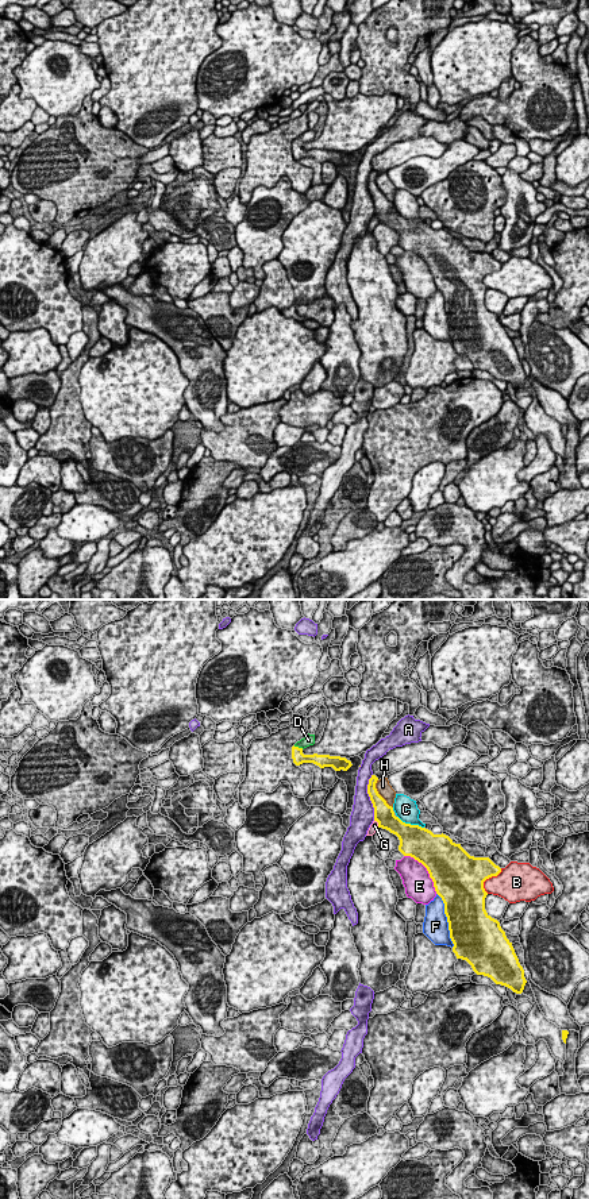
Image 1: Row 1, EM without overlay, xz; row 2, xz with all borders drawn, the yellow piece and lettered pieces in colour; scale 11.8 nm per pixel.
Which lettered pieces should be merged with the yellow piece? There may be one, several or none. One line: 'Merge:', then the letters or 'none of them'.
Merge: D

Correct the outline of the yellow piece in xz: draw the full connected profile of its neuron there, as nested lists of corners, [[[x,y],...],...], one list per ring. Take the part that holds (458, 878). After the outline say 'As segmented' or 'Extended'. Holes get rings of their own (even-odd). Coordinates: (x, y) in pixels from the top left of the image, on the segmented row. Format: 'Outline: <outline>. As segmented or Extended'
Outline: [[[372,775],[367,794],[374,807],[374,821],[400,840],[399,851],[421,863],[444,903],[453,952],[466,960],[477,975],[521,994],[527,983],[512,942],[500,922],[485,910],[488,892],[484,882],[501,868],[489,857],[470,856],[461,844],[446,834],[434,834],[419,825],[403,822],[376,789]]]. As segmented

